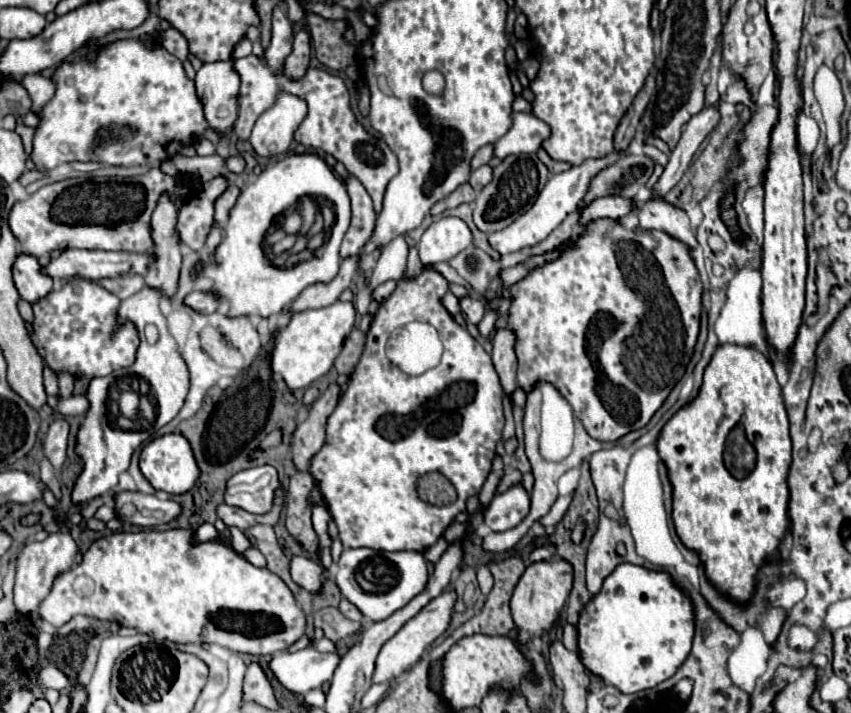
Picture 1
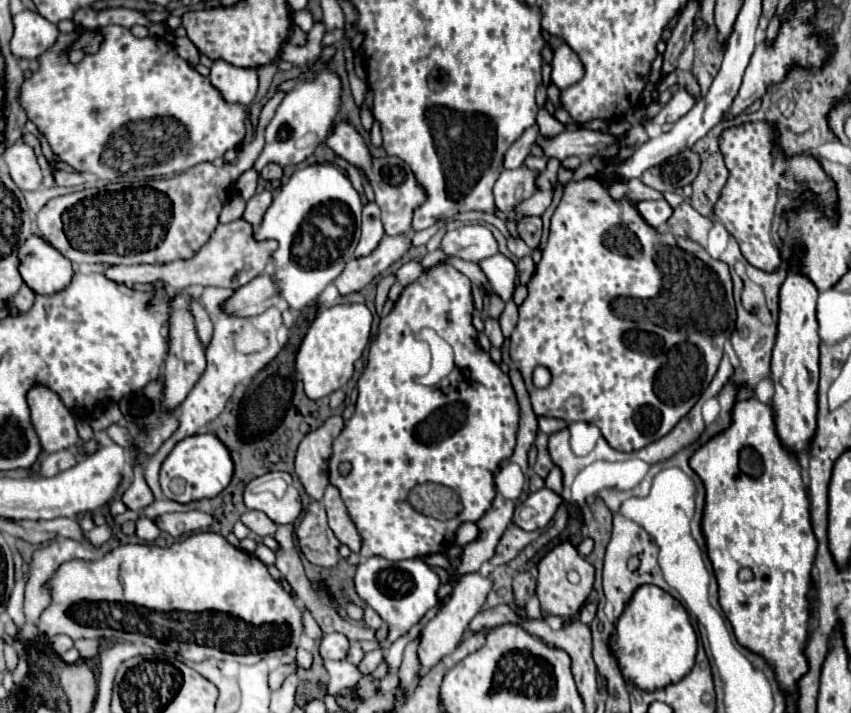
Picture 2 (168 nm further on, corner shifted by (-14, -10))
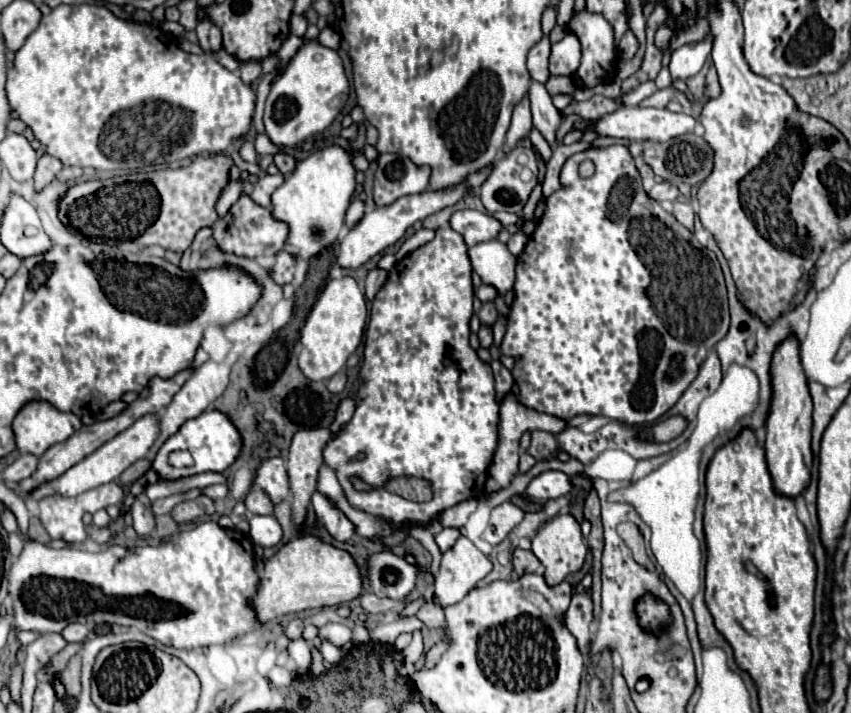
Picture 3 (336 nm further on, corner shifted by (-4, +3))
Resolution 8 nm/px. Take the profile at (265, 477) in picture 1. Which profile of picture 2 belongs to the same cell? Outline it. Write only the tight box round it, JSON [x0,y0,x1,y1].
[245,472,302,524]

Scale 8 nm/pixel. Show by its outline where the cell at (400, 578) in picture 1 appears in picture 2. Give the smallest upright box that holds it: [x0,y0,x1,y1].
[355,556,439,642]

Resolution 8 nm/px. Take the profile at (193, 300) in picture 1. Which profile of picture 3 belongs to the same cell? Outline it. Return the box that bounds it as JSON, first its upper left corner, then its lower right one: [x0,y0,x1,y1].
[269,251,295,285]

